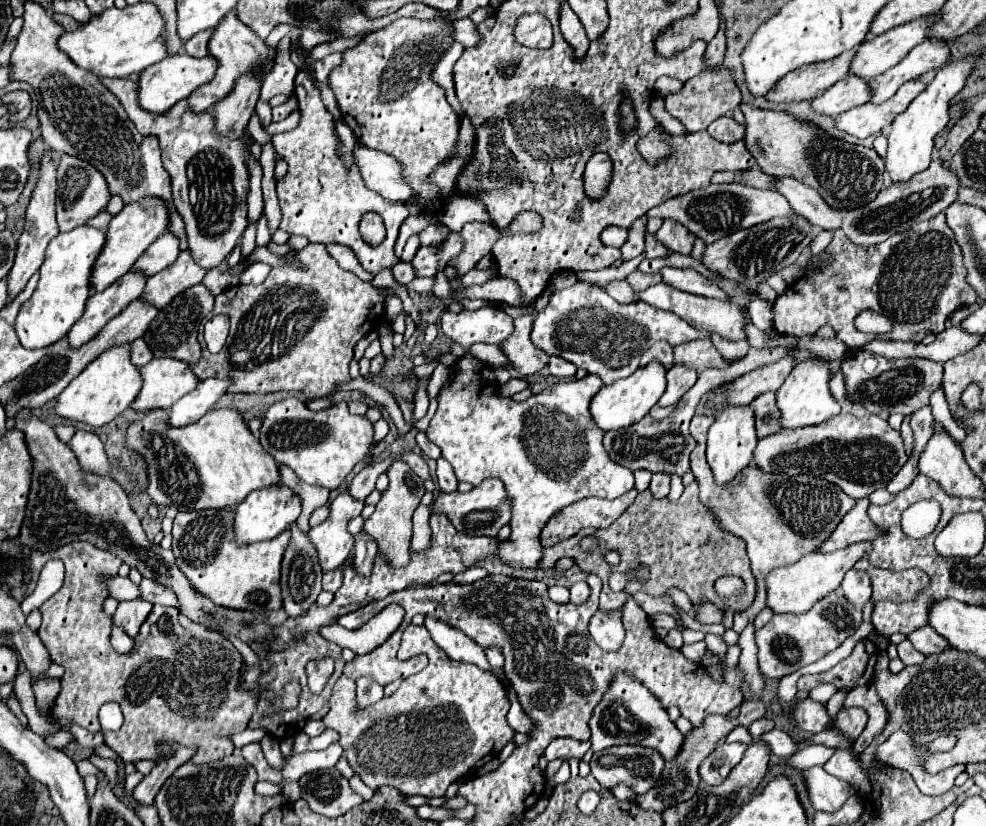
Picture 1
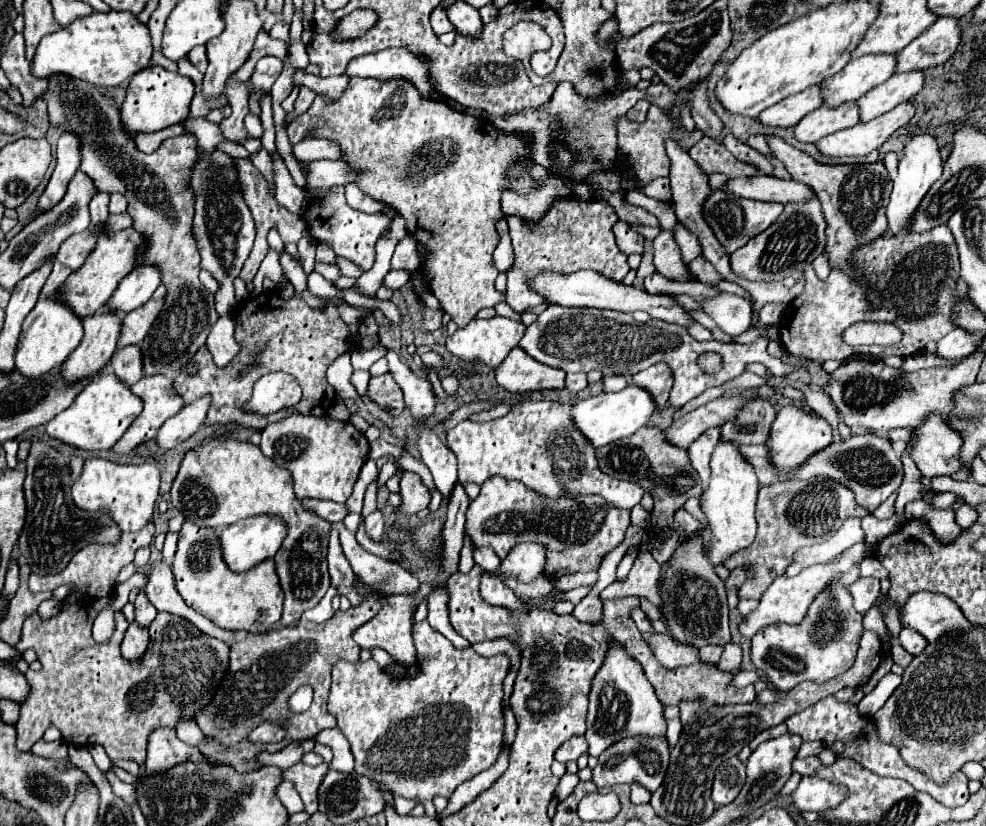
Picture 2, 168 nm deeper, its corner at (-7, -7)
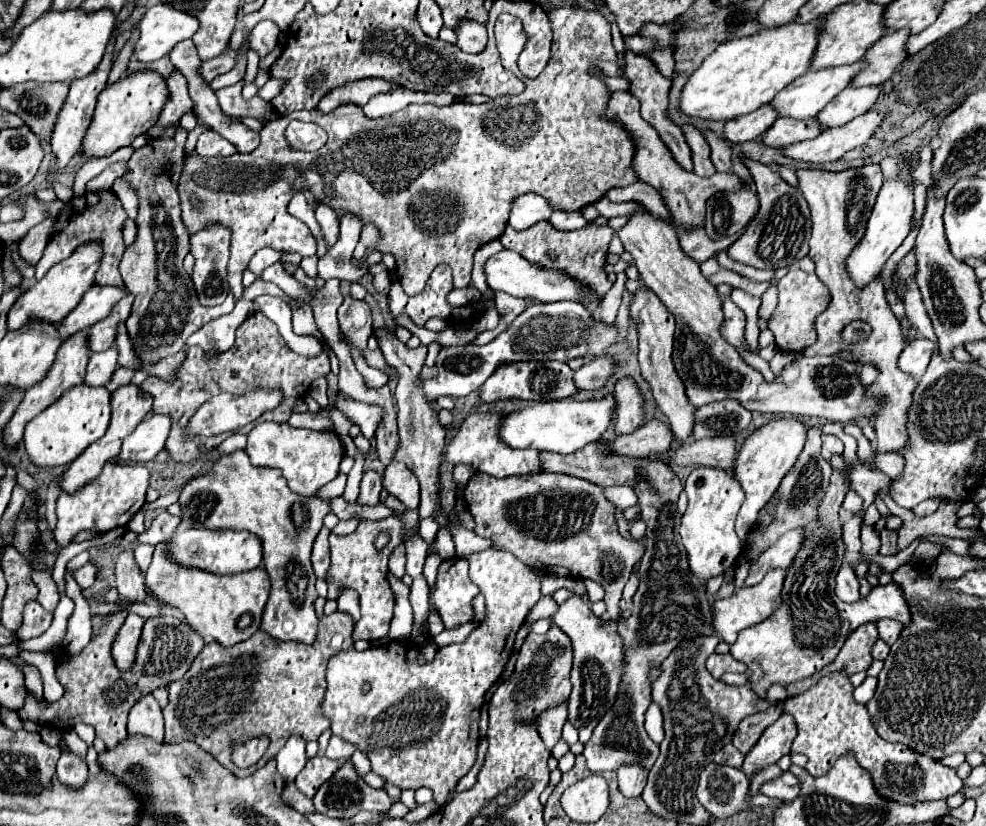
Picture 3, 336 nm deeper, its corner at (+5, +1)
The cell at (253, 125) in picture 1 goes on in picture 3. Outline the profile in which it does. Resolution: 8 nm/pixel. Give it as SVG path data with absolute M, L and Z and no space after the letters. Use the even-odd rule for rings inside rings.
M249 49L247 53L247 68L243 78L244 85L254 81L259 69L259 60L258 54L253 49Z

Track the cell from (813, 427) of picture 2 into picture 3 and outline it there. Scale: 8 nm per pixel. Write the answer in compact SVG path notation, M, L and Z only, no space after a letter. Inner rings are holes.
M791 417L771 421L771 423L763 425L761 429L757 429L753 435L749 435L745 439L743 449L741 449L741 453L737 457L737 463L733 467L733 477L735 477L735 481L739 481L741 489L745 491L745 501L741 505L741 511L739 511L739 517L737 517L737 523L735 523L735 531L737 531L741 541L755 527L759 511L775 495L781 479L795 465L803 445L805 445L805 425L799 423L797 419L791 419Z

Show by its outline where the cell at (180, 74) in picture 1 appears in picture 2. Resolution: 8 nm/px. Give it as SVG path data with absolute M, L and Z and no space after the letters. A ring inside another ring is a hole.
M151 65L137 73L127 87L125 103L121 105L121 117L125 117L125 125L129 125L129 133L151 133L157 129L165 129L169 125L181 123L189 117L189 105L195 95L195 83L189 77L179 73L171 73L159 65Z

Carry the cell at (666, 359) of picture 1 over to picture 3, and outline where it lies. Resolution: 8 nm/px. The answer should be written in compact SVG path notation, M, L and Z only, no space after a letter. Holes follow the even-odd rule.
M621 379L615 387L615 435L633 433L643 421L643 397L631 379Z

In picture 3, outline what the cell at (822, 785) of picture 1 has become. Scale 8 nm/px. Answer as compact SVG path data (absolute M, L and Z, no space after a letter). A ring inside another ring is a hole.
M783 773L781 777L773 779L773 781L767 781L765 785L761 785L759 789L763 795L767 797L773 797L773 799L781 799L781 801L789 801L793 797L797 797L797 791L799 791L799 781L793 773Z

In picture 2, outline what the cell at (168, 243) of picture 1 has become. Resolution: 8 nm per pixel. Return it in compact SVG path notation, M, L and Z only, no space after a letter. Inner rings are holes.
M157 265L135 267L117 287L113 297L107 303L111 311L129 313L139 305L147 303L155 289L161 285L161 269Z

